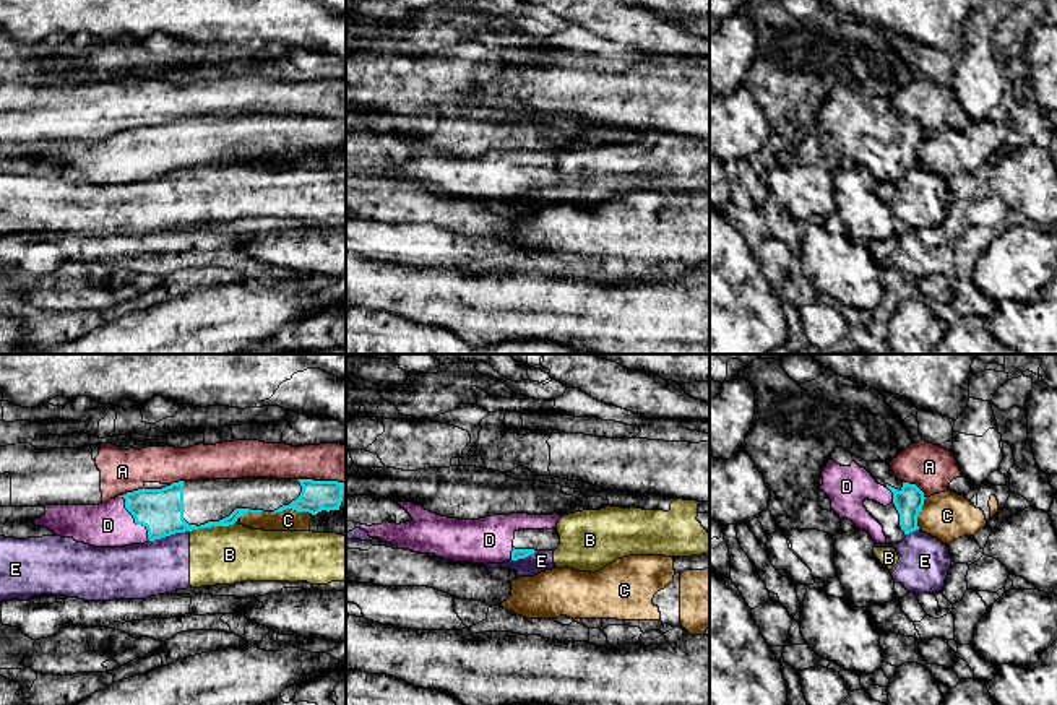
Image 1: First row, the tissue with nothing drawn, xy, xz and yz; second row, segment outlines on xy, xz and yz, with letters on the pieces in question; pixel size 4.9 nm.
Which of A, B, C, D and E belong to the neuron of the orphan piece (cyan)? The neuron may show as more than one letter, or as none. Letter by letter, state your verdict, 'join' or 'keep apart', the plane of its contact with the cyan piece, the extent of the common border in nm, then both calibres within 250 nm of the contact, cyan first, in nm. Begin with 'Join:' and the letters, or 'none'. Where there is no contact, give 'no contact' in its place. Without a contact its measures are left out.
Join: D
A: keep apart; contact in xy; length 240 nm; calibres 150 and 190 nm
B: keep apart; contact in xy; length 220 nm; calibres 200 and 280 nm
C: keep apart; contact in xy; length 200 nm; calibres 150 and 110 nm
D: join; contact in xy; length 280 nm; calibres 220 and 220 nm
E: keep apart; contact in xy; length 200 nm; calibres 220 and 280 nm

